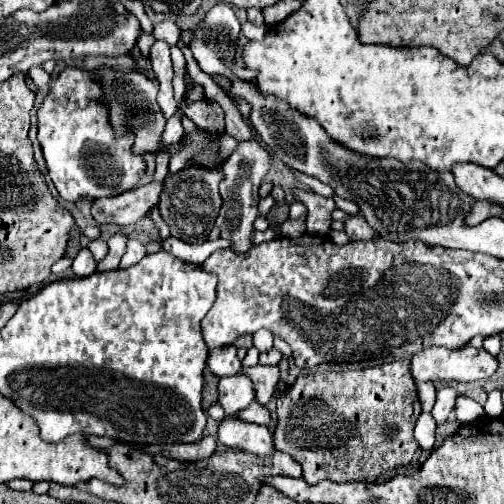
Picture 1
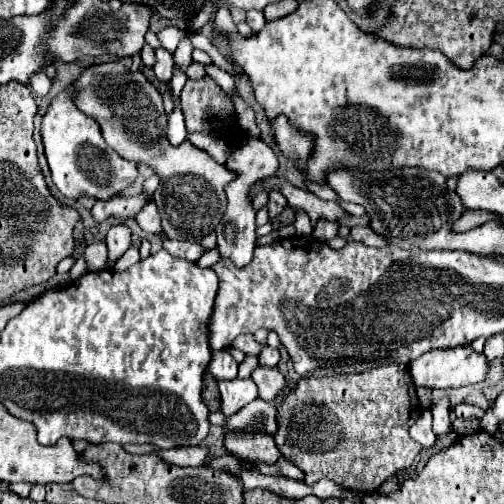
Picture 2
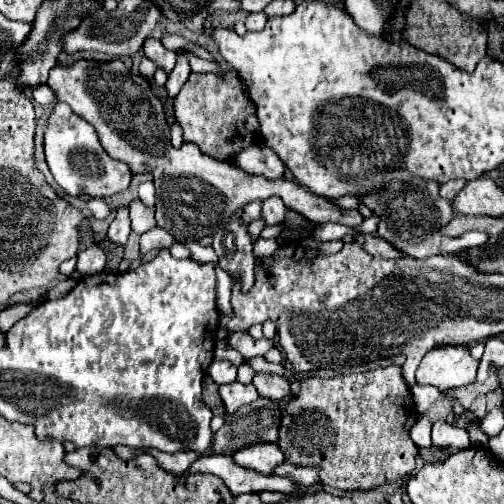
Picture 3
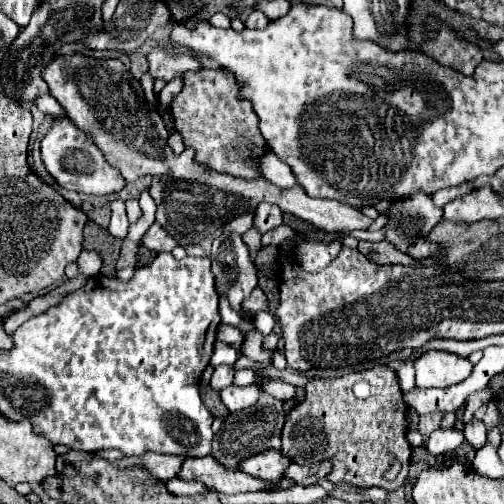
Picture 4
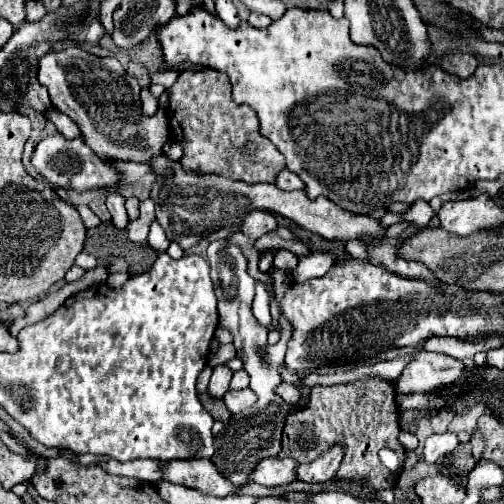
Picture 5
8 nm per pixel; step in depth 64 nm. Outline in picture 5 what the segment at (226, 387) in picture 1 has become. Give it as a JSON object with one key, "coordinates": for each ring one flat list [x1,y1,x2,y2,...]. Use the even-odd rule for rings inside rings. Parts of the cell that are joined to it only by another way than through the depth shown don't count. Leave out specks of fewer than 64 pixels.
{"coordinates":[[244,388,244,390,228,390,222,400,228,406,228,410,232,414,236,414,236,412,242,412,242,410,250,408,256,402,256,394,250,388]]}

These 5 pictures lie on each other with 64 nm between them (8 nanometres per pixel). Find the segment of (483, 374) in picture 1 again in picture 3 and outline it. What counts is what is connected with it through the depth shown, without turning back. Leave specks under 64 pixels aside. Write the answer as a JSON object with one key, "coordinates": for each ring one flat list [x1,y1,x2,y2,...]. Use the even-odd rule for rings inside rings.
{"coordinates":[[464,346,434,348,418,364,416,384,432,384,442,392,468,386,476,380,478,364]]}

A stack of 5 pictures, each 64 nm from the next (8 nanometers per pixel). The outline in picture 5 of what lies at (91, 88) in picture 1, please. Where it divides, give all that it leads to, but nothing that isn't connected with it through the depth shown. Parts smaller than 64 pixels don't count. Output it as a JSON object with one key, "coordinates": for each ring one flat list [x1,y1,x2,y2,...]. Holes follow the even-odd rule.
{"coordinates":[[60,132,54,136,46,136,42,142,38,142,38,148,32,158,34,166,46,176,50,182,66,188,66,190,100,190,100,188,112,188,118,182,118,172,108,168,86,144,82,138,68,140]]}

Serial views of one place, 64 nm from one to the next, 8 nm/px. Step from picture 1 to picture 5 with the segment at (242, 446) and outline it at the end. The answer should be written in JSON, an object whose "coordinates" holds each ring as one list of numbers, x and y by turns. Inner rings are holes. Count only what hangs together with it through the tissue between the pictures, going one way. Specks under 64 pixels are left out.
{"coordinates":[[268,458,260,460,250,472,250,480,264,486,280,486,296,480,296,460,292,458]]}

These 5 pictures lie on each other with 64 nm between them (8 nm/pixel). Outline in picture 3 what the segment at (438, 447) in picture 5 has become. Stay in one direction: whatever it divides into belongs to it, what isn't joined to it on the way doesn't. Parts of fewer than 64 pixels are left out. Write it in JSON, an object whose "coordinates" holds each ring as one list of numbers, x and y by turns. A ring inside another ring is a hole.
{"coordinates":[[438,418,432,426,432,444,434,446,454,446,454,448,466,448,470,444,468,432,462,428,456,428,448,424,444,418]]}

